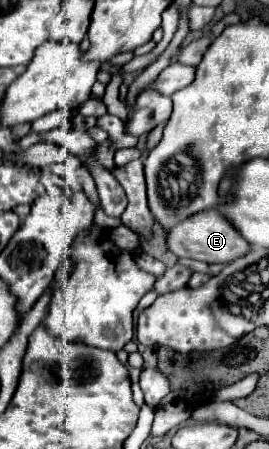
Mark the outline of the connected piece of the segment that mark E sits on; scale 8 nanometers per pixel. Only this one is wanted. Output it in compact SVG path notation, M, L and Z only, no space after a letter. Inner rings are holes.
M218 209L192 215L184 223L178 223L174 229L170 229L166 235L168 235L168 245L172 253L176 253L178 257L198 259L206 263L232 263L234 259L244 257L252 249L250 243L238 233L238 229Z

